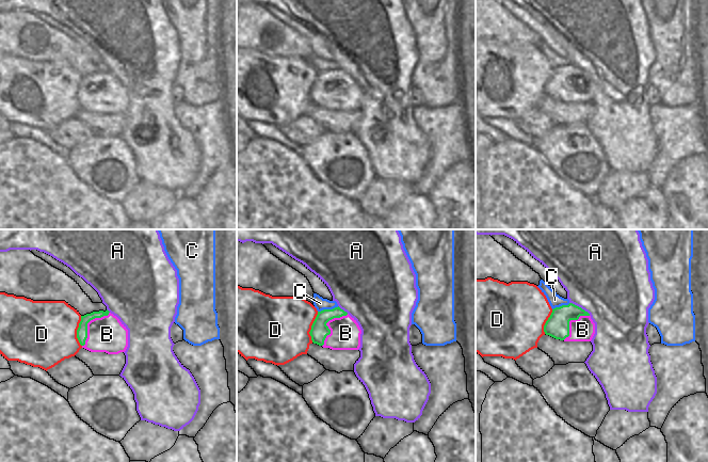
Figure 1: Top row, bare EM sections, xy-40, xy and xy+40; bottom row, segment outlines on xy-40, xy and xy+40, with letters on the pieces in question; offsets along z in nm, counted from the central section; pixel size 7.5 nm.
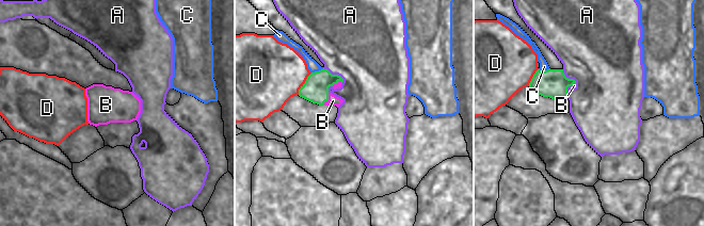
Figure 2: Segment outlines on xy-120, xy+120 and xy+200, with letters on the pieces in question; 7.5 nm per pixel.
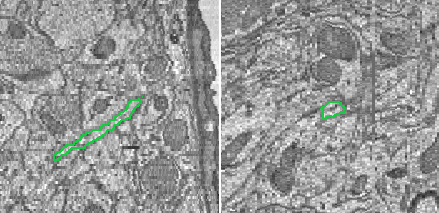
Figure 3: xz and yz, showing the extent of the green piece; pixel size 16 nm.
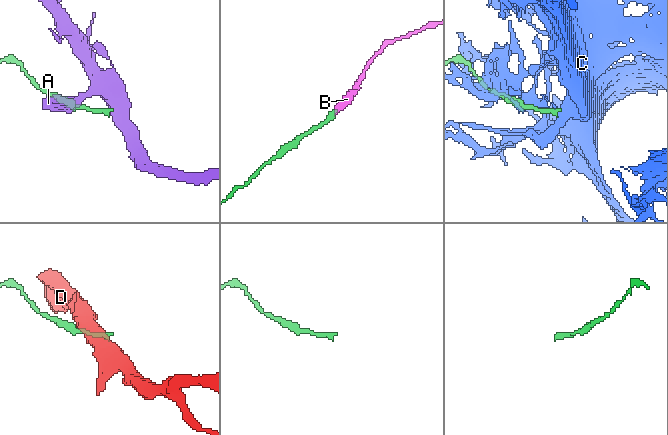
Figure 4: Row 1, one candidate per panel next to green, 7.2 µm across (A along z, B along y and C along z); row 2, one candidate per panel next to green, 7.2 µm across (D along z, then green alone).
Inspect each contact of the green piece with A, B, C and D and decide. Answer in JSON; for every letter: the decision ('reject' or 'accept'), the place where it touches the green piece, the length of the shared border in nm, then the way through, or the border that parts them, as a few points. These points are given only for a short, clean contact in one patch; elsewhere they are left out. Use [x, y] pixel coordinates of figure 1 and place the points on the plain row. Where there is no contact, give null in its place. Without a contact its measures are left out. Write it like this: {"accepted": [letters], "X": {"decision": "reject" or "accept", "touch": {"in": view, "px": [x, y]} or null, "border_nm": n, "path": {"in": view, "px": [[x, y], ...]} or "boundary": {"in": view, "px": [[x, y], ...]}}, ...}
{"accepted": ["B"], "A": {"decision": "reject", "touch": {"in": "xy+40", "px": [580, 68]}, "border_nm": 190, "boundary": {"in": "xy+40", "px": [[569, 63], [580, 67], [590, 76]]}}, "B": {"decision": "accept", "touch": {"in": "xy-40", "px": [87, 83]}, "border_nm": 340, "path": {"in": "xy-40", "px": [[82, 91], [87, 83], [97, 93], [107, 95]]}}, "C": {"decision": "reject", "touch": {"in": "xy", "px": [327, 70]}, "border_nm": 170}, "D": {"decision": "reject", "touch": {"in": "xy", "px": [311, 88]}, "border_nm": 240}}

